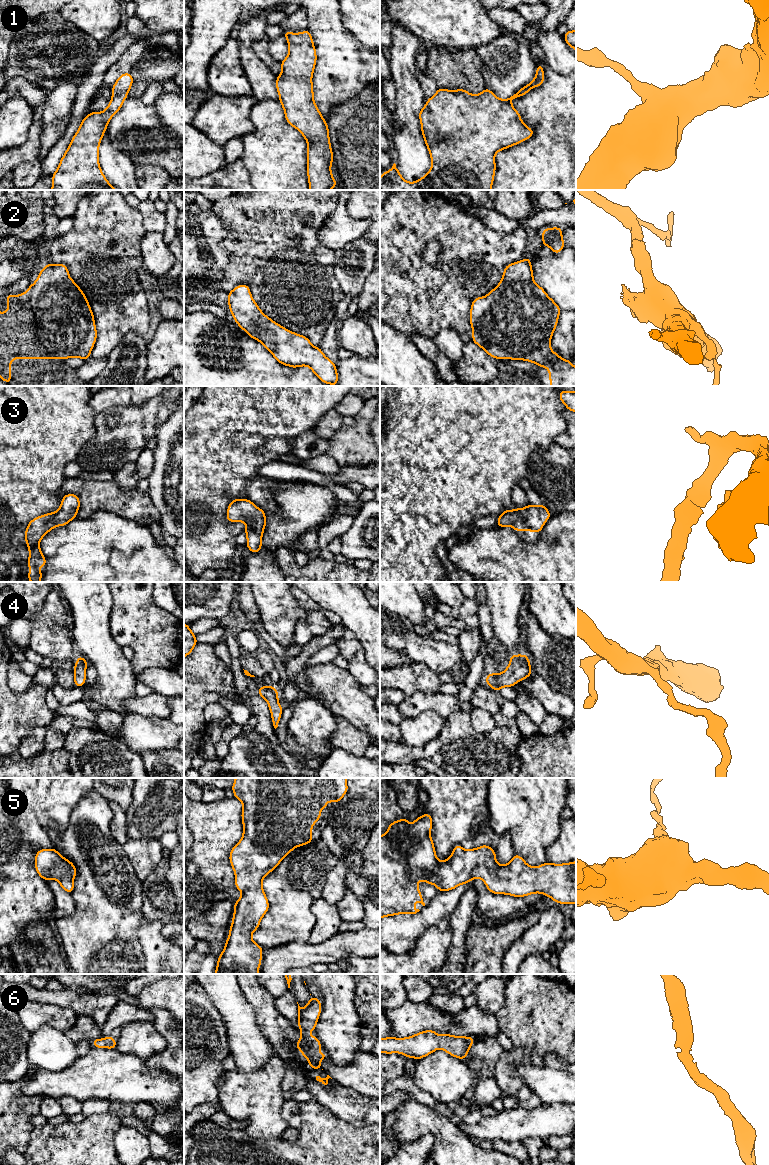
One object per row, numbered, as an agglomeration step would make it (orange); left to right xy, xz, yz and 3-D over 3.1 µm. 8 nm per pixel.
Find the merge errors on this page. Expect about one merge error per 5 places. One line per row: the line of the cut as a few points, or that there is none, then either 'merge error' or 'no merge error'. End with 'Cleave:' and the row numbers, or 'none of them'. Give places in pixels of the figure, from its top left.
1: no cut; no merge error
2: no cut; no merge error
3: no cut; no merge error
4: no cut; no merge error
5: no cut; no merge error
6: no cut; no merge error
Cleave: none of them

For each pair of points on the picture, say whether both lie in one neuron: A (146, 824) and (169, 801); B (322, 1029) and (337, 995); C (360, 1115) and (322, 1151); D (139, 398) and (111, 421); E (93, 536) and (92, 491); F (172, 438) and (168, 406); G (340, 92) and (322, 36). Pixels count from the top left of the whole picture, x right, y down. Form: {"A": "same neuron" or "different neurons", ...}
{"A": "same neuron", "B": "same neuron", "C": "different neurons", "D": "different neurons", "E": "different neurons", "F": "different neurons", "G": "same neuron"}

